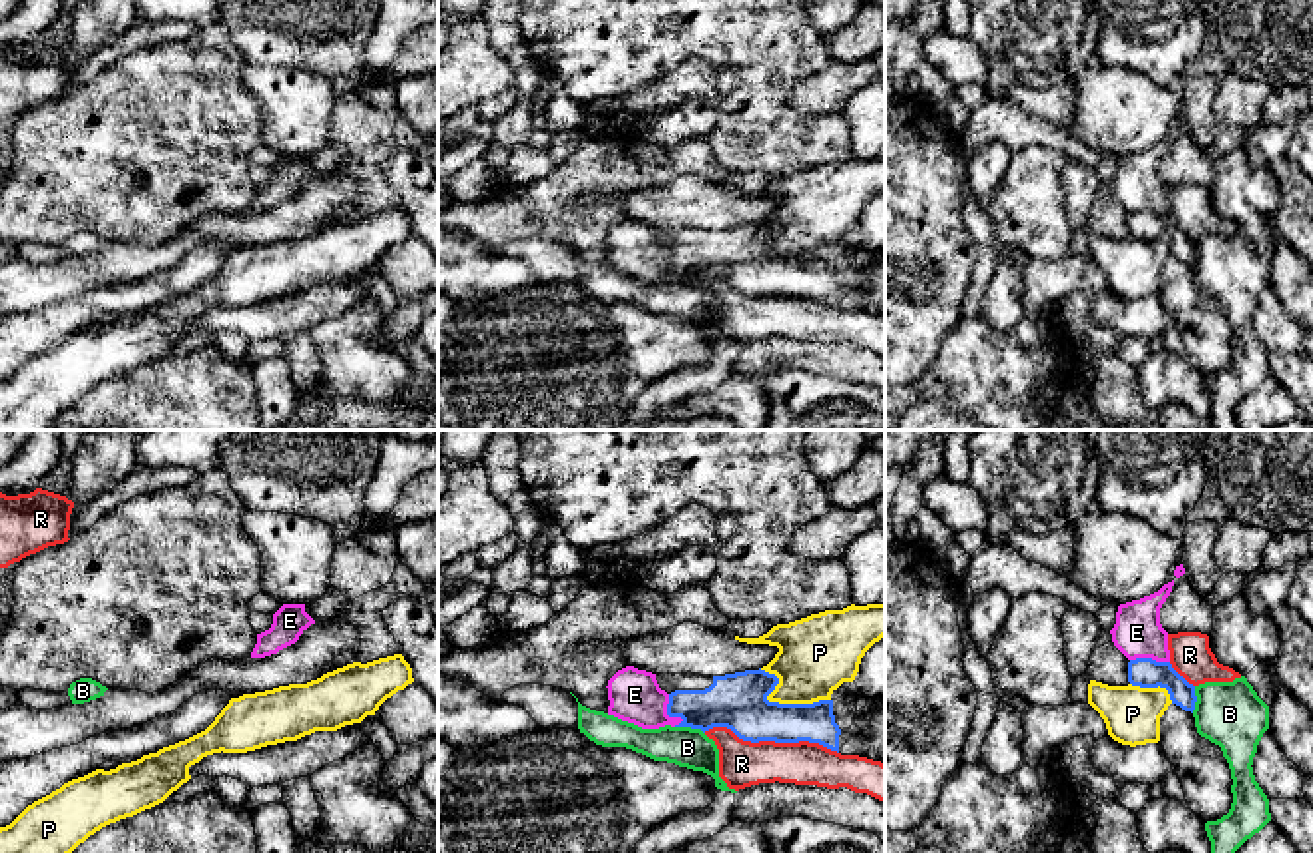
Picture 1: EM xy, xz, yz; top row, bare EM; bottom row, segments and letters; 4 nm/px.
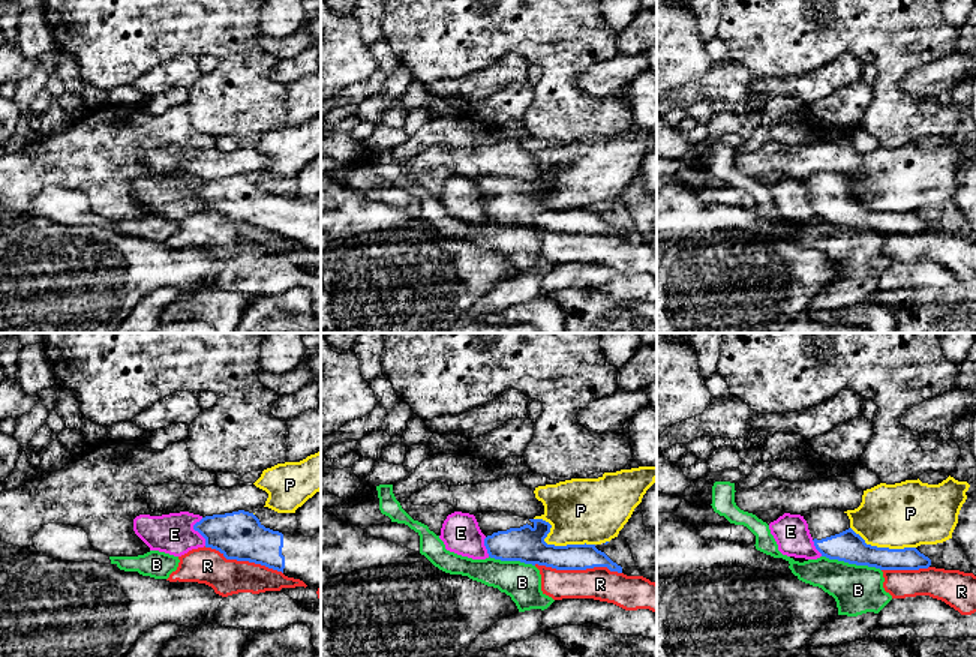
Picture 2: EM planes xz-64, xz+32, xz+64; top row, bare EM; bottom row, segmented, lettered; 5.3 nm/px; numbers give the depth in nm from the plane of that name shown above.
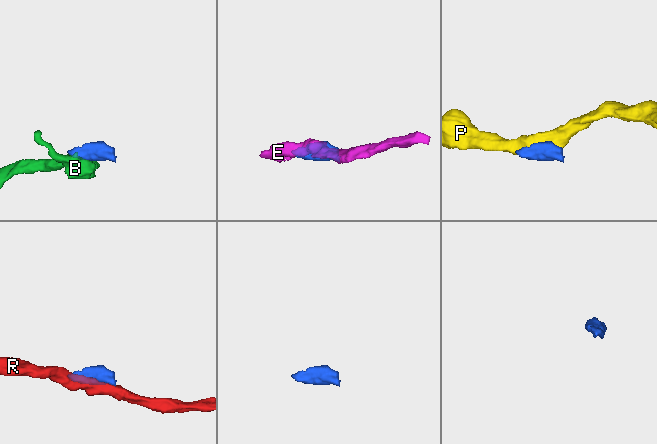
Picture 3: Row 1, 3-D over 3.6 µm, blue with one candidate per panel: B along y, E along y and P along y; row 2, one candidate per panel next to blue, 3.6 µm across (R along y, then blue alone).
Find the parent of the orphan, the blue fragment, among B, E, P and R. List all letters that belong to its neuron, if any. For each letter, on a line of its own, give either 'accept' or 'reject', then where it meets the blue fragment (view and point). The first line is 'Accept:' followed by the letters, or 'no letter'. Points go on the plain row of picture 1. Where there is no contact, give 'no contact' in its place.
Accept: no letter
B: reject; meets blue in xz at (690, 280)
E: reject; meets blue in xz at (668, 268)
P: reject; meets blue in xz at (778, 256)
R: reject; meets blue in xz at (772, 293)

